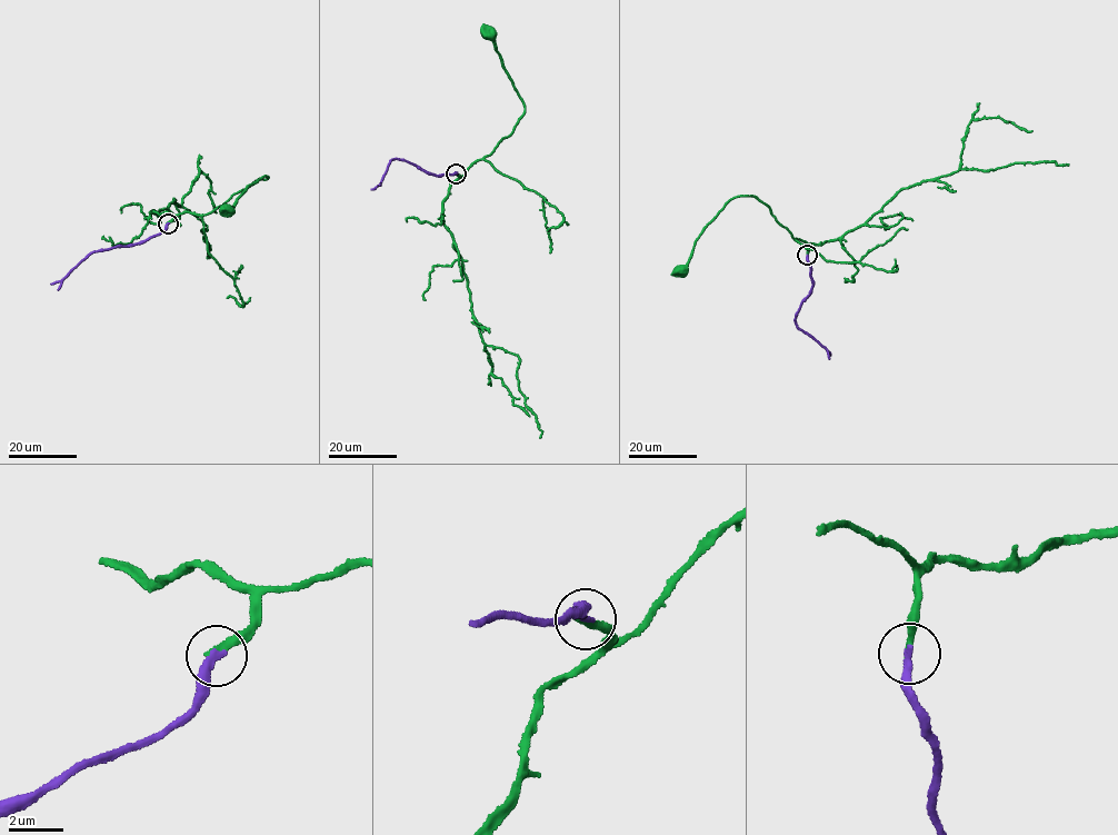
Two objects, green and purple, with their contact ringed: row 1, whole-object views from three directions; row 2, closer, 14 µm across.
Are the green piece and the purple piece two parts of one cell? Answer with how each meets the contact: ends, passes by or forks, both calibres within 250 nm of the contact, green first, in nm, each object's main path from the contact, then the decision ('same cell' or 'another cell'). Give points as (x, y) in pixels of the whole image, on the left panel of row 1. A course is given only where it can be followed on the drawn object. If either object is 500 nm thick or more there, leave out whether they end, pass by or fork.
green ends; purple ends; calibres 280 and 320 nm; course green (167, 224), (188, 211), (208, 214), (233, 194), (269, 178), (248, 186), (228, 209); course purple (168, 224), (163, 231), (141, 241), (93, 251), (65, 278), (50, 284); same cell

